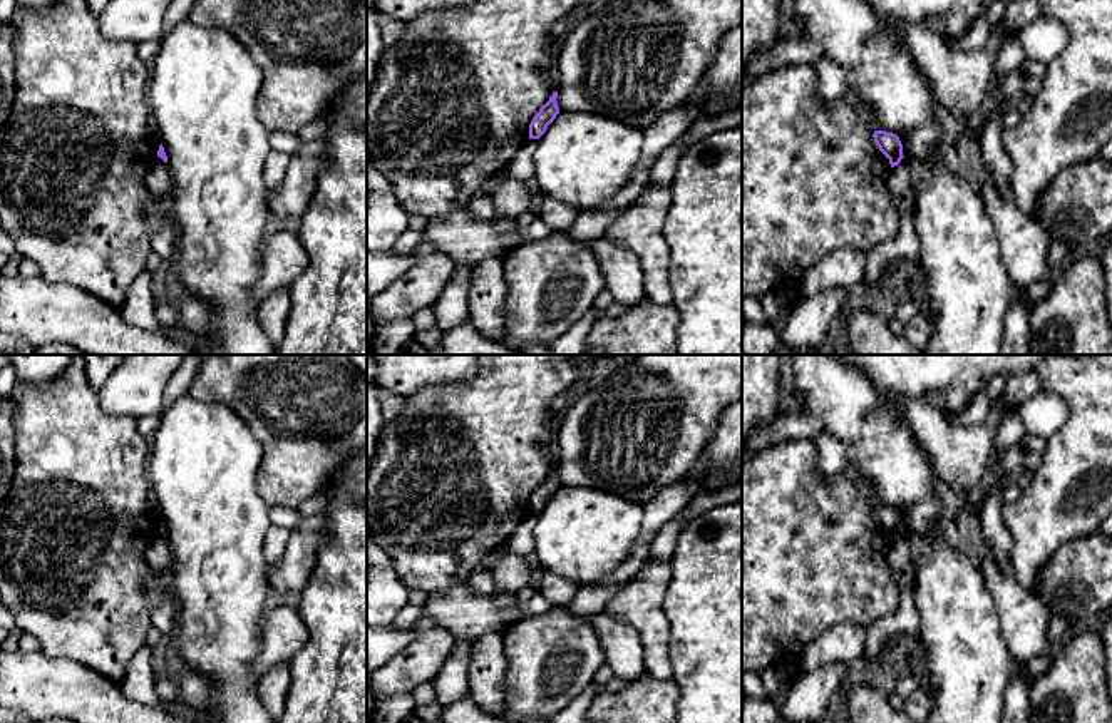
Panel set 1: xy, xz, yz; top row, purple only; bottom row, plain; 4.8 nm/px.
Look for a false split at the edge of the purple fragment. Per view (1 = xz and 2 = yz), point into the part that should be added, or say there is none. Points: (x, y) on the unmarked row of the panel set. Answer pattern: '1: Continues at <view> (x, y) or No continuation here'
1: No continuation here
2: No continuation here

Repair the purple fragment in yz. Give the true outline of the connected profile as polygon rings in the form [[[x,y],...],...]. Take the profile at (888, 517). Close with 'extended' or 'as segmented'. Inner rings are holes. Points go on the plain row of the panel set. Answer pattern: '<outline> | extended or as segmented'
[[[874,505],[873,512],[879,526],[889,534],[891,542],[898,541],[904,532],[899,512],[886,505]]] | as segmented

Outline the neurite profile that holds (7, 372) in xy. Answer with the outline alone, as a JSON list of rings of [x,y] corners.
[[[7,362],[0,368],[0,397],[10,397],[12,390],[15,388],[17,383],[17,372],[15,367]]]

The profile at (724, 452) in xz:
[[[742,400],[720,417],[705,455],[707,467],[693,482],[698,492],[723,489],[742,479]]]

